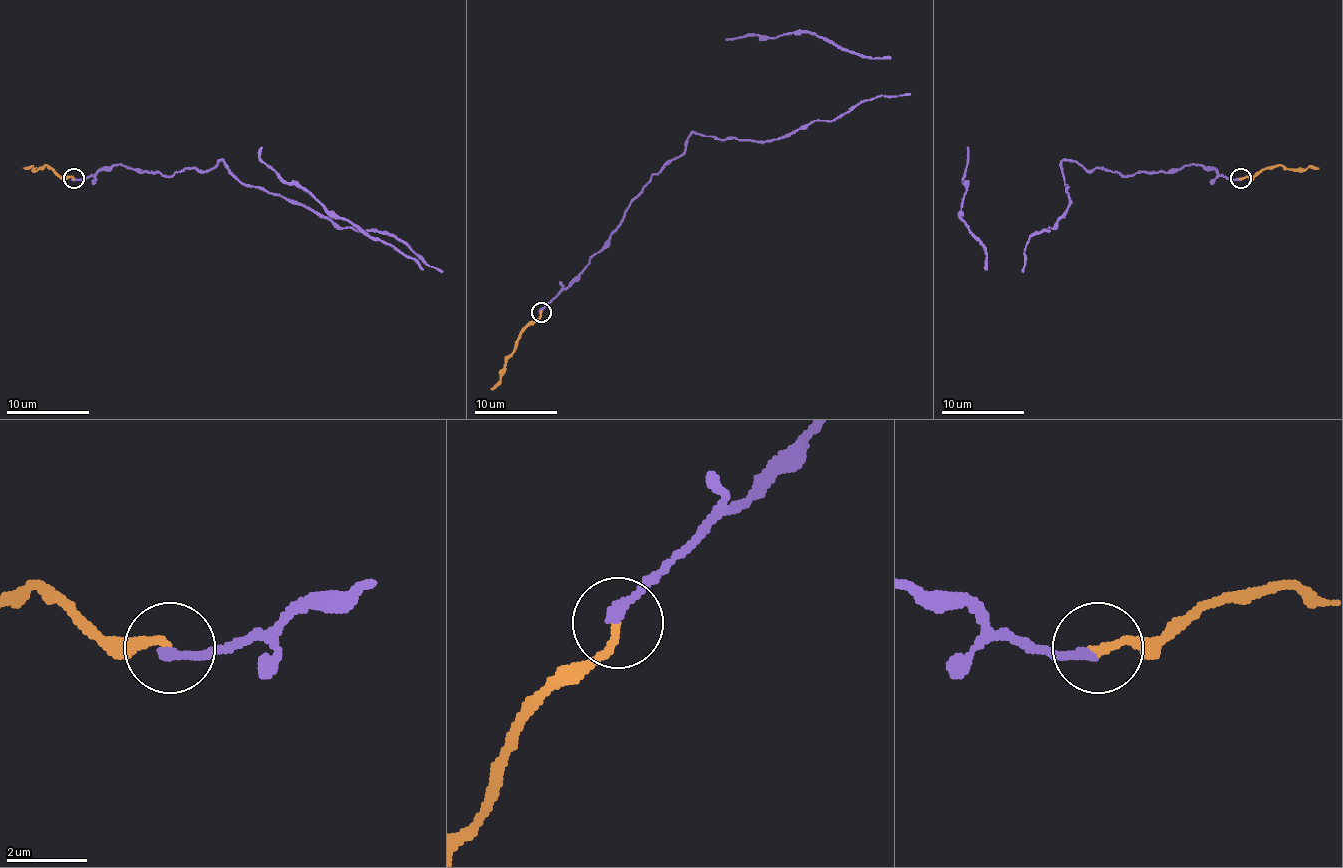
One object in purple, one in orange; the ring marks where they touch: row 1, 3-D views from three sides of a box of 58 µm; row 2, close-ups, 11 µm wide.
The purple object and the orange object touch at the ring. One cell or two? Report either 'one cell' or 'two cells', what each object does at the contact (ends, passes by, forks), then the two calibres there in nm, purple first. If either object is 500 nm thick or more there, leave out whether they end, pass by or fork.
one cell; purple ends; orange ends; calibres 260 and 200 nm

